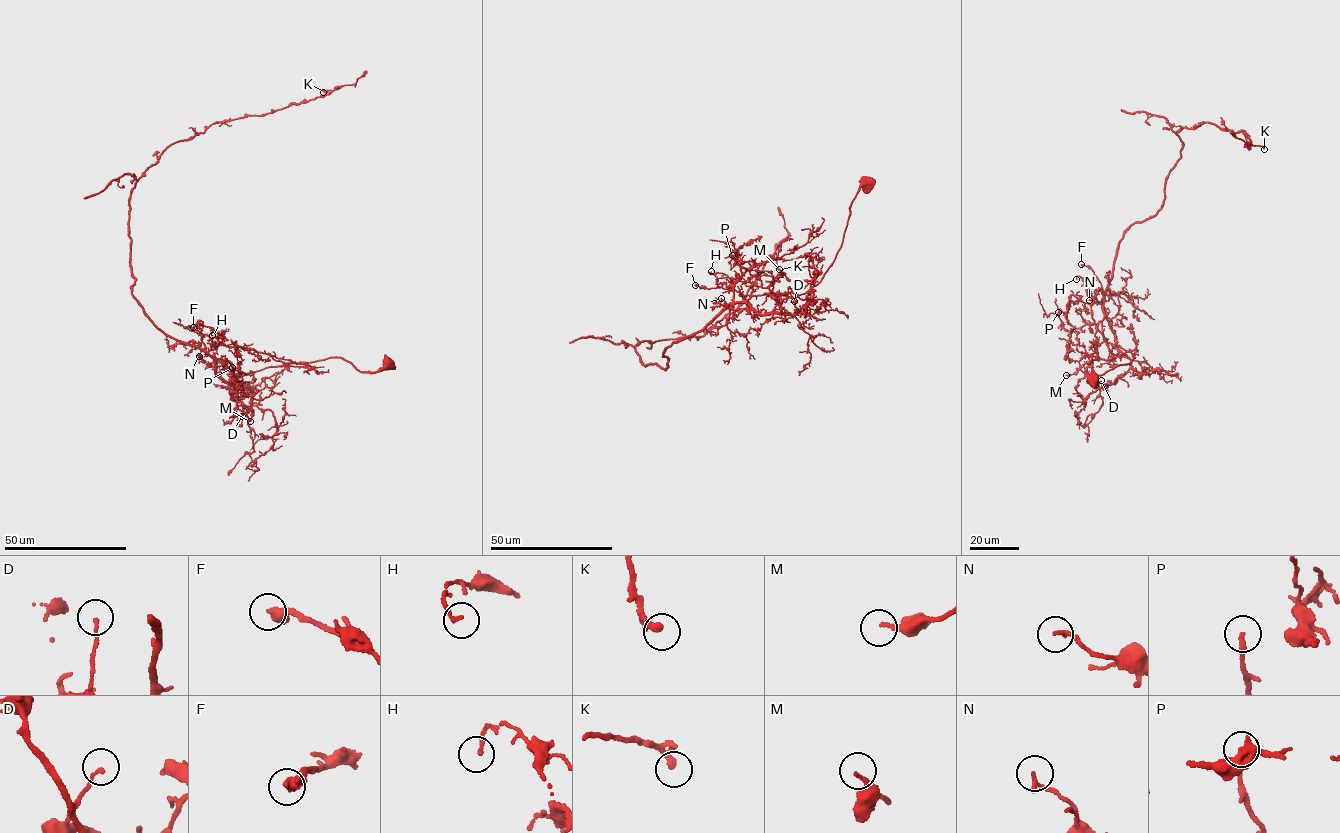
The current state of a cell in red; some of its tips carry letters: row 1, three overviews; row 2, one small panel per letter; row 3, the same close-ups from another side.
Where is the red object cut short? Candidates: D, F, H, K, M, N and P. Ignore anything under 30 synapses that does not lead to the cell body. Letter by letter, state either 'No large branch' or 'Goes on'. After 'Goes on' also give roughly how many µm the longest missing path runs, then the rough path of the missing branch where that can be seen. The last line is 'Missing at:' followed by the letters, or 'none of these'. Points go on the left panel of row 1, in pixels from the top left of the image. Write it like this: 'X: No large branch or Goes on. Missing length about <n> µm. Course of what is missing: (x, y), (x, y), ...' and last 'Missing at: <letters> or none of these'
D: No large branch
F: No large branch
H: No large branch
K: No large branch
M: No large branch
N: No large branch
P: No large branch
Missing at: none of these

